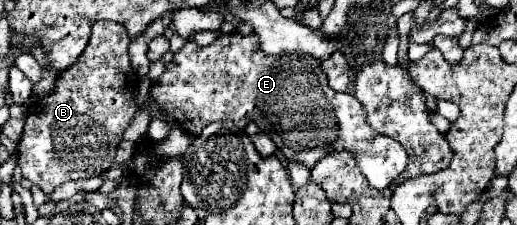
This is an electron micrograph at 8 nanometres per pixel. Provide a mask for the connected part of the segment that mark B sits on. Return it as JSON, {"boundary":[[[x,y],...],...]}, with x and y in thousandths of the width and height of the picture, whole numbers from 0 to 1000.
{"boundary":[[[226,98],[180,107],[172,196],[153,249],[153,267],[137,302],[118,320],[118,338],[110,347],[106,400],[95,427],[56,462],[48,578],[33,649],[37,738],[44,764],[44,791],[75,827],[91,871],[122,809],[176,791],[219,738],[219,702],[222,702],[230,631],[238,622],[238,587],[250,560],[257,507],[265,498],[265,453],[261,453],[265,338],[250,284],[250,231],[246,231],[250,187],[253,178],[238,107],[226,107]]]}

